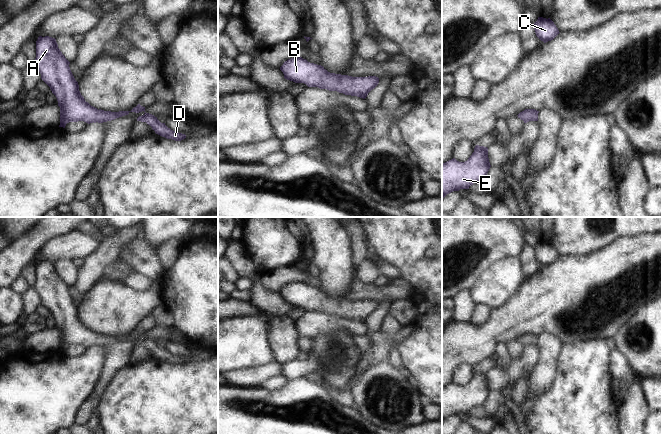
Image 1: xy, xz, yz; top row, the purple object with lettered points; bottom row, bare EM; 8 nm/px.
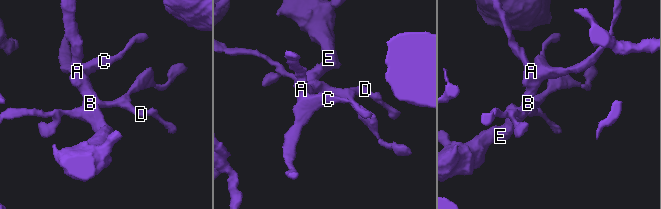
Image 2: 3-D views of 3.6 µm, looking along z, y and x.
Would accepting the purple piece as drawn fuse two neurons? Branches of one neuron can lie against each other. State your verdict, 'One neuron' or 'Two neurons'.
One neuron.

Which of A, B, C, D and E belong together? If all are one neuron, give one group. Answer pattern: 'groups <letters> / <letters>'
groups A B C D E

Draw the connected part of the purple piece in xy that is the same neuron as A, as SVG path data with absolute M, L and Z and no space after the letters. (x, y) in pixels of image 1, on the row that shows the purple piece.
M39 36L36 41L36 58L34 64L41 74L41 79L50 87L56 96L60 107L60 125L65 128L69 122L84 121L103 123L128 115L130 112L139 113L145 107L138 104L131 111L111 112L97 109L85 101L79 91L69 64L55 38Z

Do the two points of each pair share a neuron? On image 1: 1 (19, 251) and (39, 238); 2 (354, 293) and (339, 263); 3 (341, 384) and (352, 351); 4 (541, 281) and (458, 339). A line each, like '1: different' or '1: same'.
1: same
2: different
3: same
4: same

